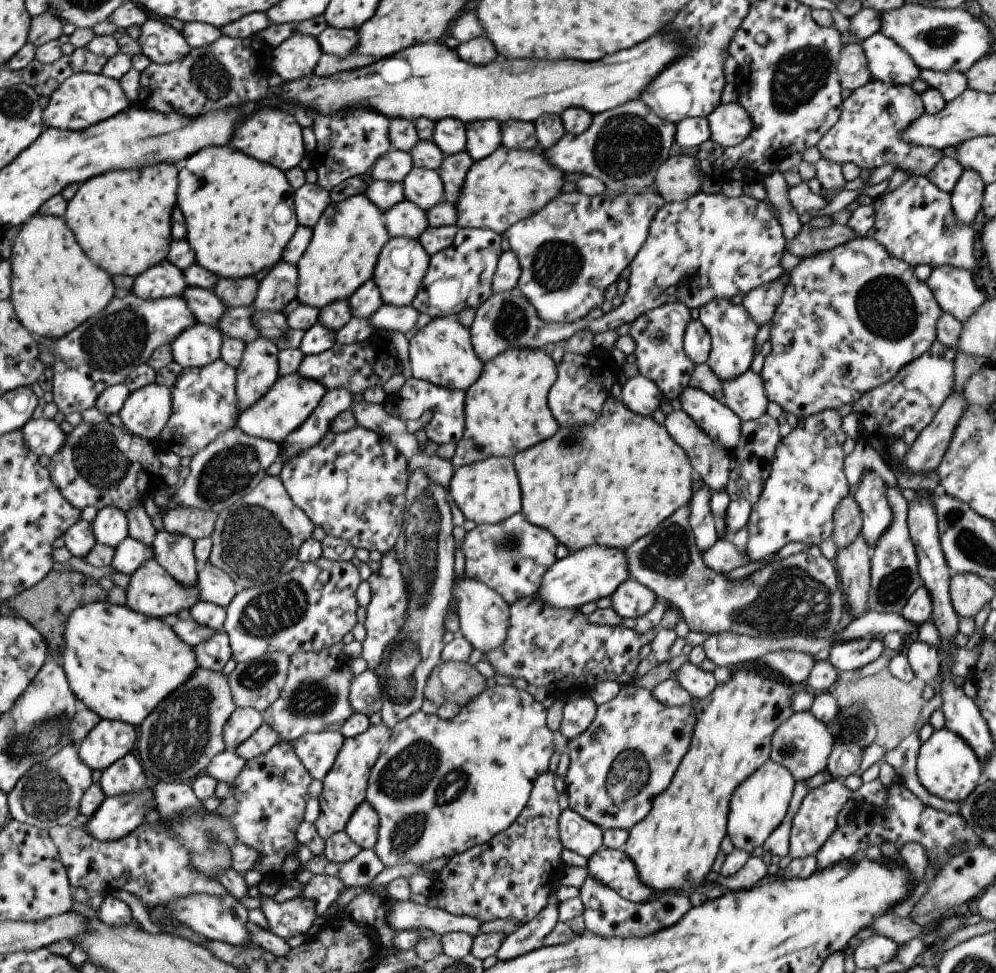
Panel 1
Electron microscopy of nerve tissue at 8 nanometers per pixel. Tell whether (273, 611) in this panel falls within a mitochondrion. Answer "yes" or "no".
yes

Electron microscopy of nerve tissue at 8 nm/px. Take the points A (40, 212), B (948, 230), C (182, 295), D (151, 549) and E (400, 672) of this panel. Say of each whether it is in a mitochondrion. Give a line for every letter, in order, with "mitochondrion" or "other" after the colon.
A: other
B: mitochondrion
C: other
D: other
E: mitochondrion

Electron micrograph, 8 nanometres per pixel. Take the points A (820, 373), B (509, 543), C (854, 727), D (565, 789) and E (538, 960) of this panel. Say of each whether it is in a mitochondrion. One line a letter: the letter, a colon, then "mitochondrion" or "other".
A: other
B: mitochondrion
C: mitochondrion
D: other
E: other

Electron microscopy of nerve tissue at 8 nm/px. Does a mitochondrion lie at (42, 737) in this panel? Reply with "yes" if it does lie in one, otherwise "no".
yes

